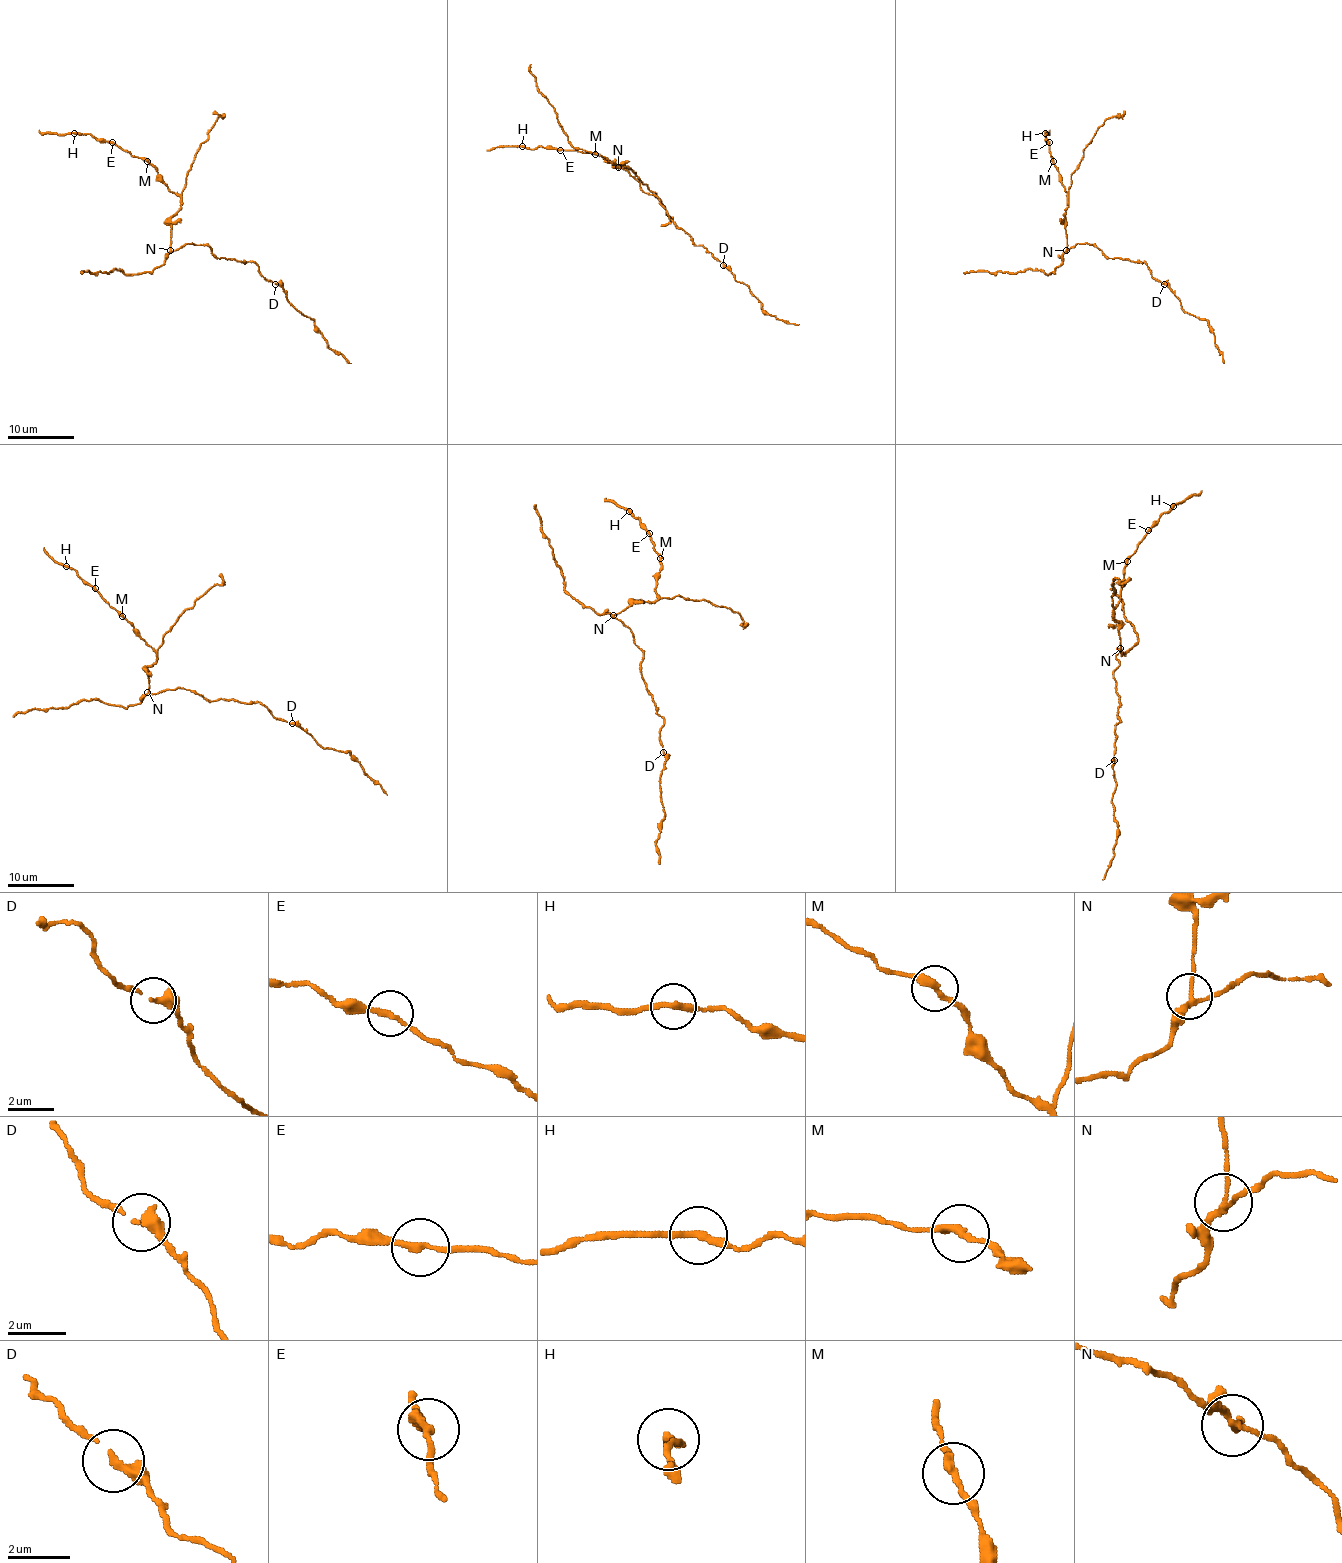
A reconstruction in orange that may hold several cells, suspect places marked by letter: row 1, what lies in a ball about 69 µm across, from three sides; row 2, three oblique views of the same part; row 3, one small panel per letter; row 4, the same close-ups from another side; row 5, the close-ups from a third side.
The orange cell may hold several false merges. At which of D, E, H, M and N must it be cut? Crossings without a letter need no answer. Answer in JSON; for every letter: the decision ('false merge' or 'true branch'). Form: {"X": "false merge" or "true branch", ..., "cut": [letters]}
{"D": "true branch", "E": "true branch", "H": "true branch", "M": "false merge", "N": "false merge", "cut": ["M", "N"]}

